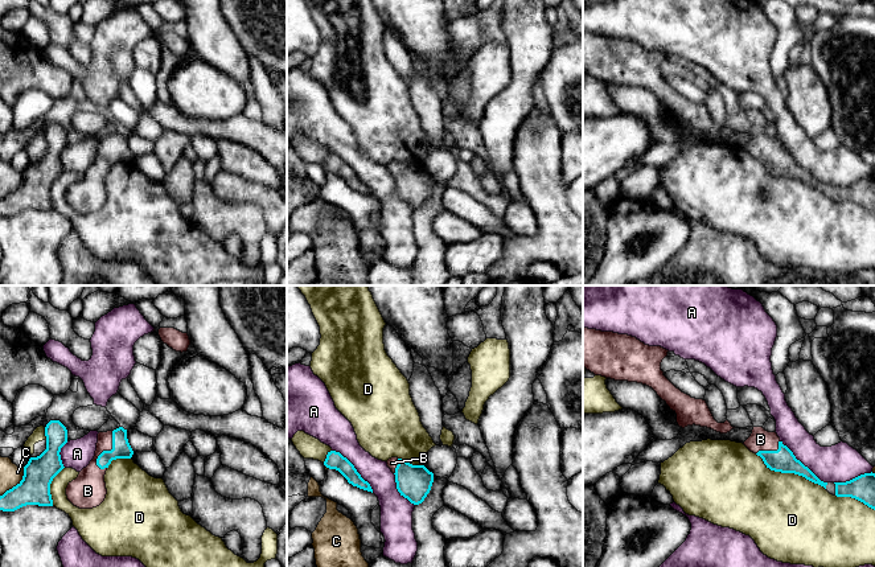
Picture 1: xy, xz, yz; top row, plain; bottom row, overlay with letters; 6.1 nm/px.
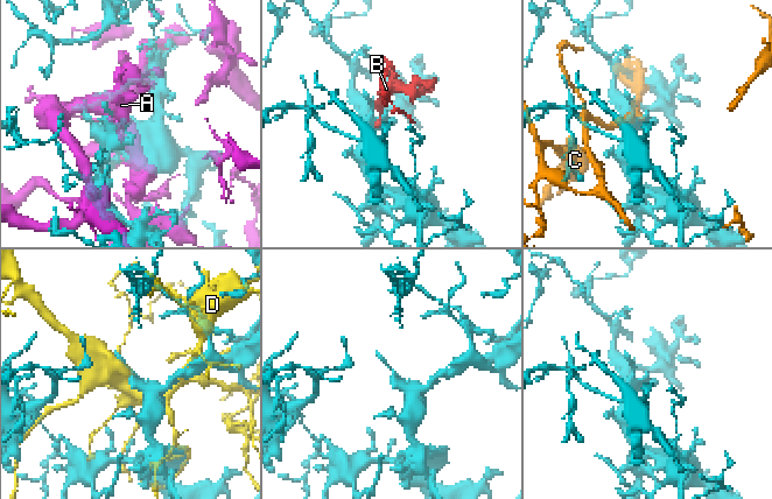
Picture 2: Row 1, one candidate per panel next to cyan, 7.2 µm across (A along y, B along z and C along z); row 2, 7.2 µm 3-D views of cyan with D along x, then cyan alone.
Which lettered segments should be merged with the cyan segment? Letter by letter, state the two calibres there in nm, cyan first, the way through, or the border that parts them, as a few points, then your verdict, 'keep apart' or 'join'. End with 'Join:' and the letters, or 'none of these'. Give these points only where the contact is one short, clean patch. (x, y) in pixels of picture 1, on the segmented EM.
A: 150 nm thick on the cyan side, 240 nm on the other; keep apart
B: 110 nm thick on the cyan side, 200 nm on the other; join
C: 190 nm thick on the cyan side, 140 nm on the other; keep apart
D: 150 nm thick on the cyan side, 480 nm on the other; keep apart
Join: B

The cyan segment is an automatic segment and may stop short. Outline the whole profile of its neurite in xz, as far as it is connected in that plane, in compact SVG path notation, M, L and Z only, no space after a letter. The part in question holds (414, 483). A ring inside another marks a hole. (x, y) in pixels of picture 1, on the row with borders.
M391 457L386 463L395 474L397 489L400 496L414 505L422 504L431 490L434 473L424 465L412 465L398 457Z

